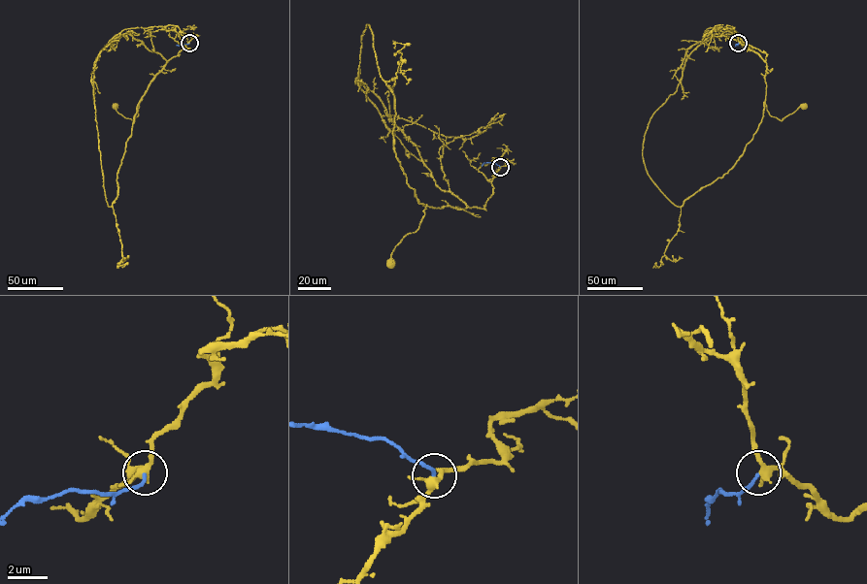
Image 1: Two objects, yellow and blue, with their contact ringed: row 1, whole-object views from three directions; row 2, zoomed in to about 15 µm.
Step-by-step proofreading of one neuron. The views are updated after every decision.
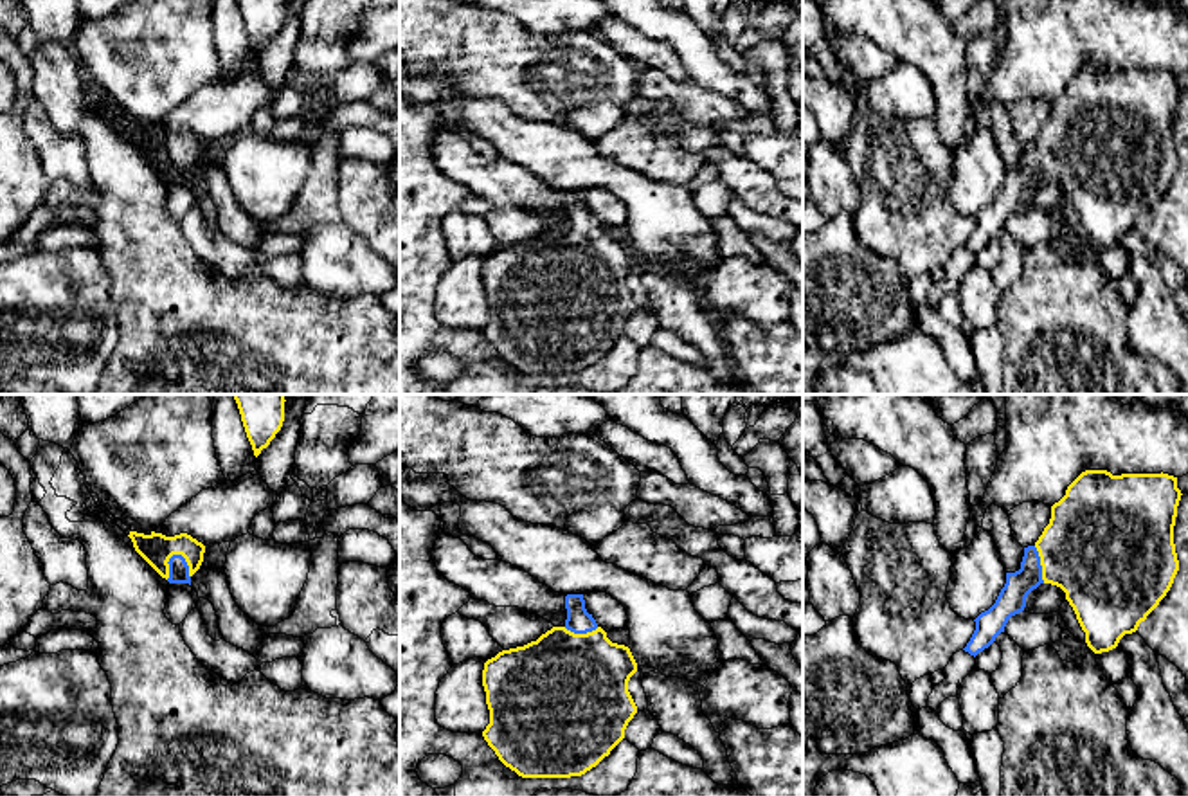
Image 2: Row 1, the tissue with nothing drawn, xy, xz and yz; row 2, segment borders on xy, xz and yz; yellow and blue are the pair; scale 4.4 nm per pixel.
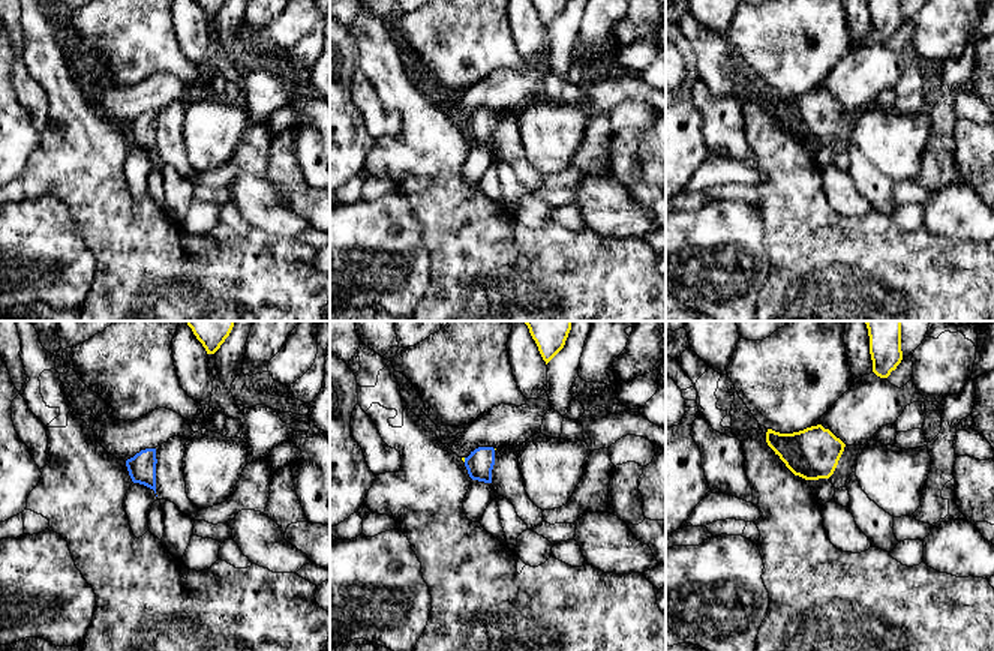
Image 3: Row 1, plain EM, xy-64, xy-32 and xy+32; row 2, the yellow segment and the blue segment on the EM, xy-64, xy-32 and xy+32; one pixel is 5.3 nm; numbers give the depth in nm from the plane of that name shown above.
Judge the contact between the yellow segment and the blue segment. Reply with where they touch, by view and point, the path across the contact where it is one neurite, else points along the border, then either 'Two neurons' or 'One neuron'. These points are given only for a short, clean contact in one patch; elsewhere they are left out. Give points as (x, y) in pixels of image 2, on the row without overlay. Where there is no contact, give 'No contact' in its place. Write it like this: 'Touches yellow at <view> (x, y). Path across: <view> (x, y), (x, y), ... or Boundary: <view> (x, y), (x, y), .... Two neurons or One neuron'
Touches yellow at xy (168, 161). Path across: xy (157, 146), (168, 161), (179, 168). One neuron

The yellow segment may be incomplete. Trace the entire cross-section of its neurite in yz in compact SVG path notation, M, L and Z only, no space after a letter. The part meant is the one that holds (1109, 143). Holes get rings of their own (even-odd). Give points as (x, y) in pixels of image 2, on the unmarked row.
M1082 68L1051 103L1049 121L1039 137L1024 144L1021 166L1006 169L995 200L974 216L976 227L963 247L976 254L988 245L1004 229L1008 216L1024 207L1028 191L1040 180L1066 189L1094 250L1116 245L1159 202L1179 167L1174 122L1181 92L1177 74L1163 68Z

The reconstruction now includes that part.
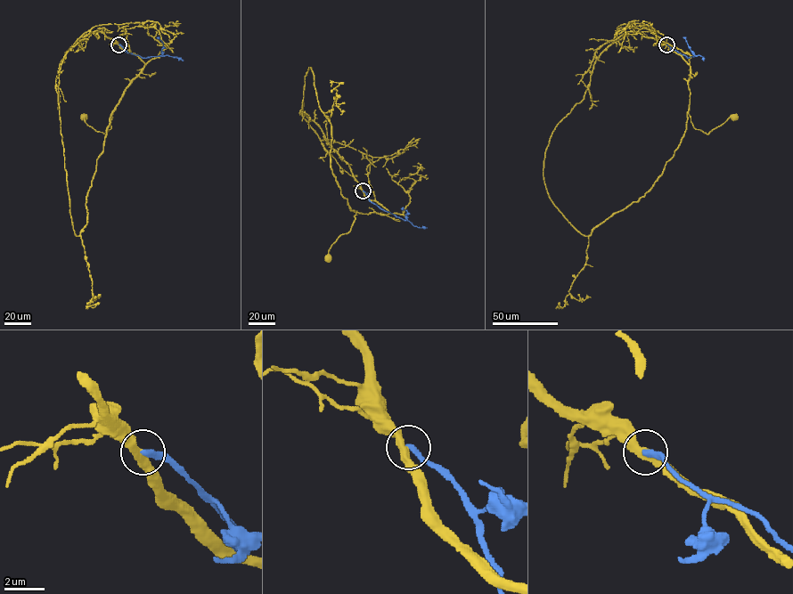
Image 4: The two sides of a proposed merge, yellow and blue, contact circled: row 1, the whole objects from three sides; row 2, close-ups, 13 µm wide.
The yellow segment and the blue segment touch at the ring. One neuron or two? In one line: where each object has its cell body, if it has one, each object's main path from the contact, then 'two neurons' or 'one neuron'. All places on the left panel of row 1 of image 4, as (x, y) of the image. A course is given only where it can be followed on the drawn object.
cell body of yellow at (83, 117); no cell body on blue; yellow runs (118, 44), (135, 54), (143, 68), (115, 107), (110, 128), (105, 134), (88, 125), (83, 117); blue runs (118, 44), (126, 52), (143, 58), (162, 56), (163, 44), (159, 37); two neurons

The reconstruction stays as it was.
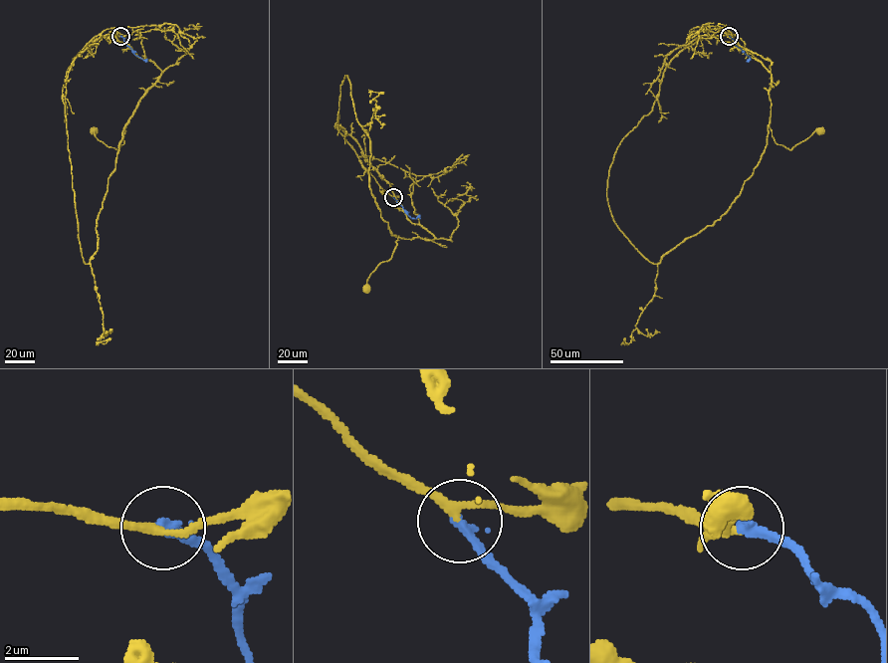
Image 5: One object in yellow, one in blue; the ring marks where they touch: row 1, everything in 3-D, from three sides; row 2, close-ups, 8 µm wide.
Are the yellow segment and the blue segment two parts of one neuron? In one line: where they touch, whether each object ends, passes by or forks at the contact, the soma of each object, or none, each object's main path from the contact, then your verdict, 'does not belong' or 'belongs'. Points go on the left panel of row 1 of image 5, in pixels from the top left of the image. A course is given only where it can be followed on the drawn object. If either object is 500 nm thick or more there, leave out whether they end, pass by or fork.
(120, 36) | yellow passes by | blue ends | yellow (93, 130) | blue none | yellow via (120, 36), (94, 39), (87, 50), (113, 36), (160, 76), (117, 149), (93, 131) | blue via (120, 36), (136, 55), (147, 59) | belongs

